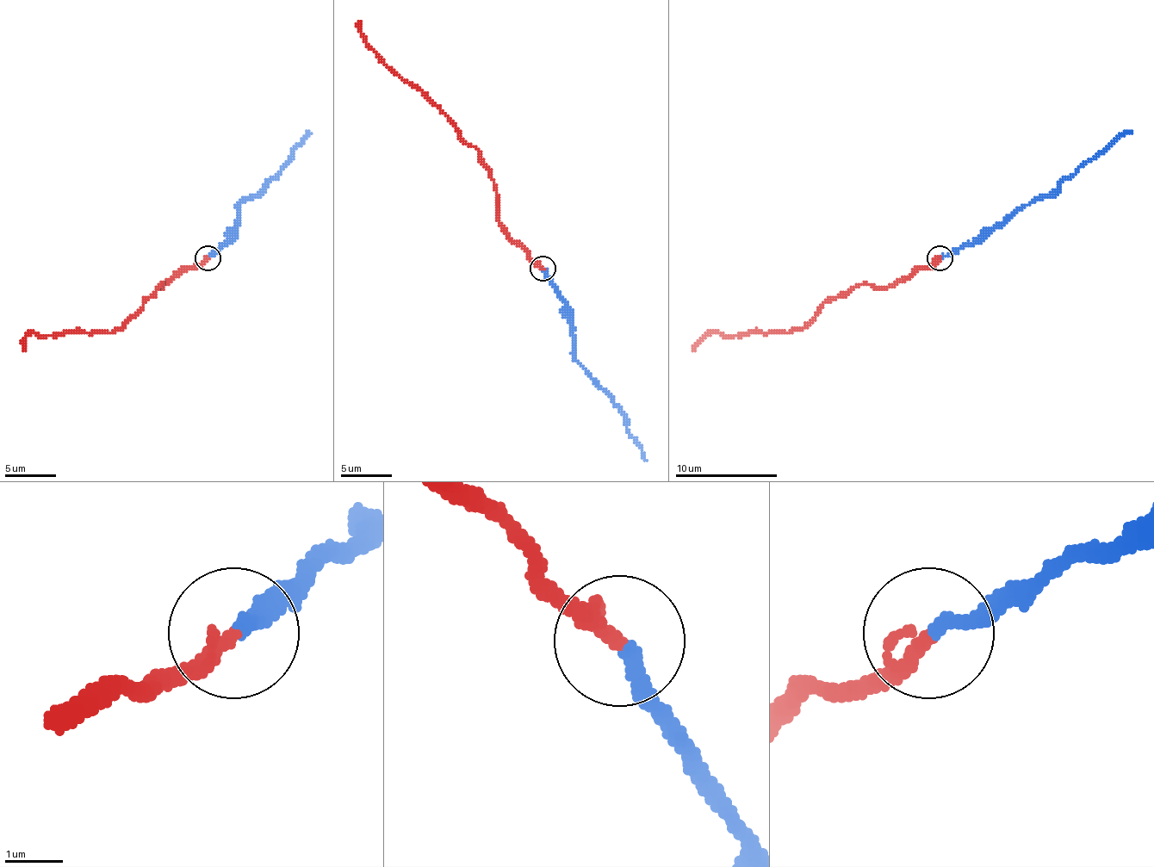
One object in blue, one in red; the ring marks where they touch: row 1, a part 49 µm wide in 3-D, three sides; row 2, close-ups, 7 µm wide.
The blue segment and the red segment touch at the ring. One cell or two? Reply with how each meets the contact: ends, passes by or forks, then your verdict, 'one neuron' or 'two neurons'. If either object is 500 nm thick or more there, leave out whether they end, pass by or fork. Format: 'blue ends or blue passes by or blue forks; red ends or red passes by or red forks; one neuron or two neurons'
blue ends; red ends; one neuron

